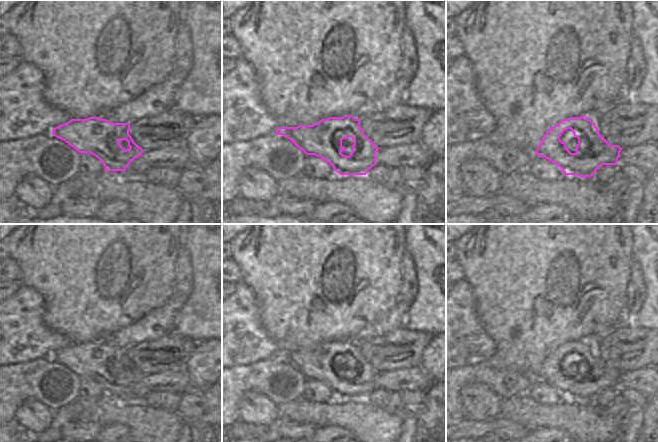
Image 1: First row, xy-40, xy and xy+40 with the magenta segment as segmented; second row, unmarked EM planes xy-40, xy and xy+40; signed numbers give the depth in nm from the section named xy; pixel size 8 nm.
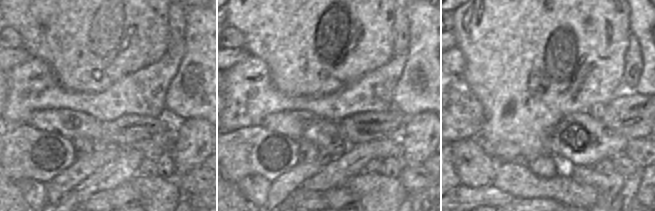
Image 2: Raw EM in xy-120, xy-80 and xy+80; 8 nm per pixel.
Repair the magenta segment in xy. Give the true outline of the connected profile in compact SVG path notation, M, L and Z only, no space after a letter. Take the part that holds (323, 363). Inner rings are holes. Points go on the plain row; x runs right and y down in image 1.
M352 339L321 343L313 349L278 351L276 358L287 361L306 379L321 381L340 399L366 399L376 389L376 376L380 373L364 358L360 343Z

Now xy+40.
M586 339L563 343L542 362L536 378L555 387L564 399L592 401L603 389L616 389L622 372L611 369Z

